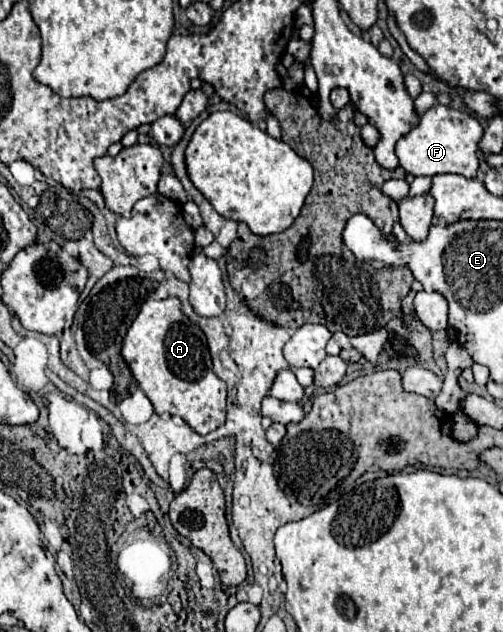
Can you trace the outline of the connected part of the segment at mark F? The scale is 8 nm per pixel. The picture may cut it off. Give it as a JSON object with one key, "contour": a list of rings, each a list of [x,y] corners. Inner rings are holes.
{"contour":[[[435,105],[425,113],[421,113],[419,123],[397,141],[395,153],[401,167],[413,177],[421,177],[421,175],[433,177],[441,173],[475,177],[479,169],[479,159],[477,159],[479,139],[481,139],[481,125],[475,115],[461,113],[445,105]]]}

